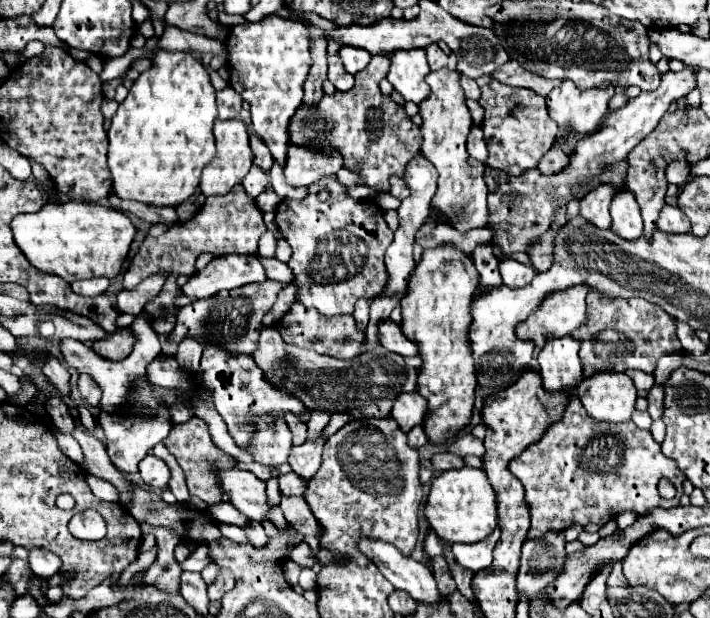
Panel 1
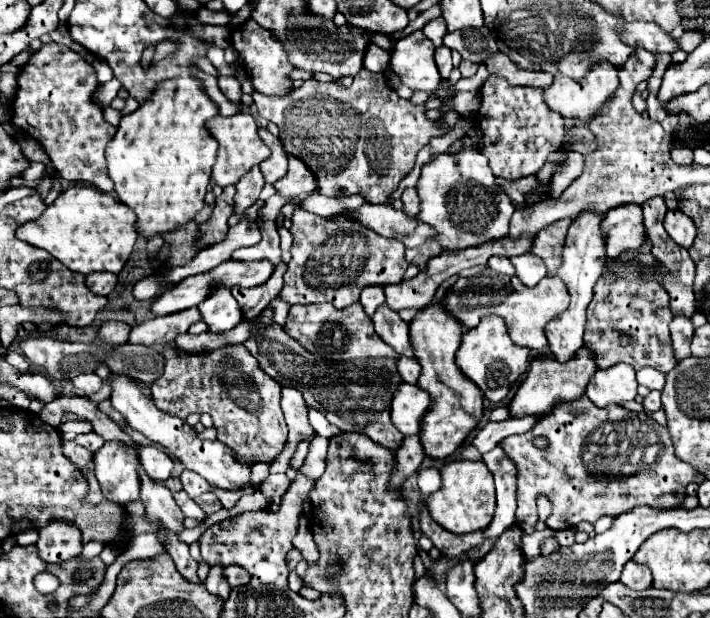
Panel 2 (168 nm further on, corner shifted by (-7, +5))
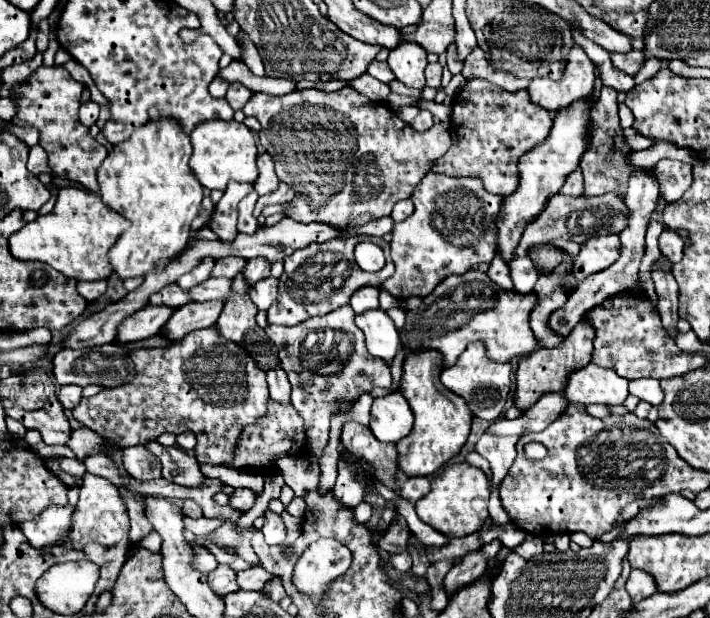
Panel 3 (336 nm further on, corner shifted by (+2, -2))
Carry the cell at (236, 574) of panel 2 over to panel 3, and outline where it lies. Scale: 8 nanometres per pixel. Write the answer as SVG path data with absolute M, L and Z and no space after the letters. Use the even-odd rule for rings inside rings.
M250 567L238 573L238 585L246 591L262 591L270 579L272 575L264 567Z

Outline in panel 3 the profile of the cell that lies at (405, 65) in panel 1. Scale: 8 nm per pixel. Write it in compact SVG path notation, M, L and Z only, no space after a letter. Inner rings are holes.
M402 41L396 49L390 51L388 65L398 81L402 81L408 87L422 89L426 85L424 81L424 69L426 69L426 51L410 41Z

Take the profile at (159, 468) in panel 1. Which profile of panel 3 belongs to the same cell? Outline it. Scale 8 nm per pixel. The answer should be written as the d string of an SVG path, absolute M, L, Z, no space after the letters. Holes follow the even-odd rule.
M144 445L122 449L122 463L124 469L138 481L160 477L160 461Z

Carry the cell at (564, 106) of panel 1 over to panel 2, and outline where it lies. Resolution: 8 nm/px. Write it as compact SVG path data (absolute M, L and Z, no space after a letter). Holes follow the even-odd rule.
M599 62L583 80L575 82L569 76L555 76L555 82L545 90L545 102L549 108L559 112L565 118L577 118L583 124L589 124L593 116L599 112L599 108L611 98L611 94L617 90L619 78L617 78L617 68L611 66L609 62Z

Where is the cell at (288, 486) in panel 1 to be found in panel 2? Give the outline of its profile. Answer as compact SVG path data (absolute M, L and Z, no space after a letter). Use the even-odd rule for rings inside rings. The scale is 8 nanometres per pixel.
M271 474L265 482L259 484L259 488L263 490L263 494L267 498L279 500L285 494L285 490L289 488L289 478L287 478L287 474Z

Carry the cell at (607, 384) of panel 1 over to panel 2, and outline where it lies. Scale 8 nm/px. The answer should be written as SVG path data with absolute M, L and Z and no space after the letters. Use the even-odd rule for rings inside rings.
M615 364L605 370L597 370L587 384L587 398L603 408L609 404L623 404L637 396L635 370L629 364Z

